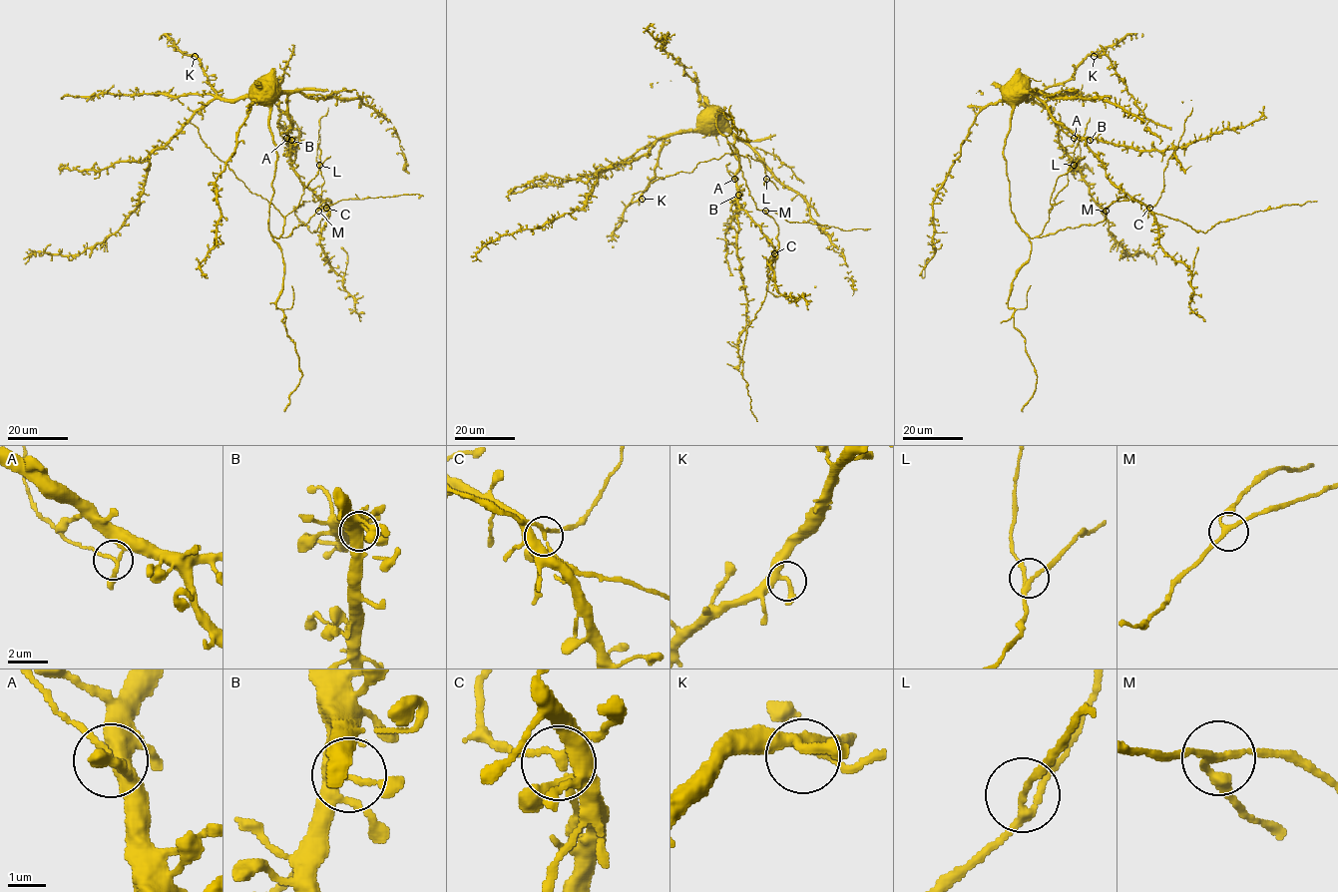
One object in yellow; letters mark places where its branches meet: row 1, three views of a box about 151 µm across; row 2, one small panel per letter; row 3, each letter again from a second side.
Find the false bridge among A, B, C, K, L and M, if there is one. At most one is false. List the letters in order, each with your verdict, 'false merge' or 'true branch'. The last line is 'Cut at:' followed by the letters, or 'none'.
A: false merge
B: true branch
C: true branch
K: true branch
L: true branch
M: true branch
Cut at: A

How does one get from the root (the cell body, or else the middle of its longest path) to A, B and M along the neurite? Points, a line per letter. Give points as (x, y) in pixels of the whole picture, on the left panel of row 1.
A: (281, 93), (287, 95), (287, 117), (291, 121), (286, 139)
B: (281, 93), (287, 95), (287, 117), (291, 121), (287, 134), (291, 140)
M: (281, 93), (287, 95), (289, 161), (294, 172), (319, 200), (328, 206), (331, 200), (318, 211)

